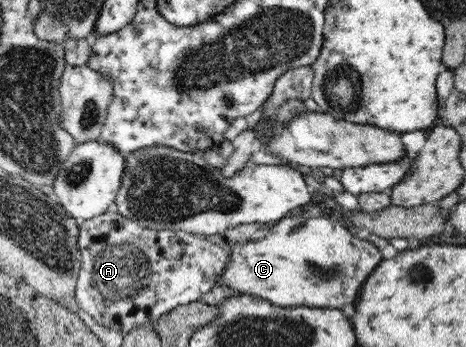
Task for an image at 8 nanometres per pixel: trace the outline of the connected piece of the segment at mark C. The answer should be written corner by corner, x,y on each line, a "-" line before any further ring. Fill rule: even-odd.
327,216
309,217
291,229
291,219
279,220
263,233
245,243
229,243
229,259
225,271
216,279
216,285
233,290
236,294
259,296
280,307
319,307
350,311
361,284
383,261
378,249
367,241
353,237
348,228

